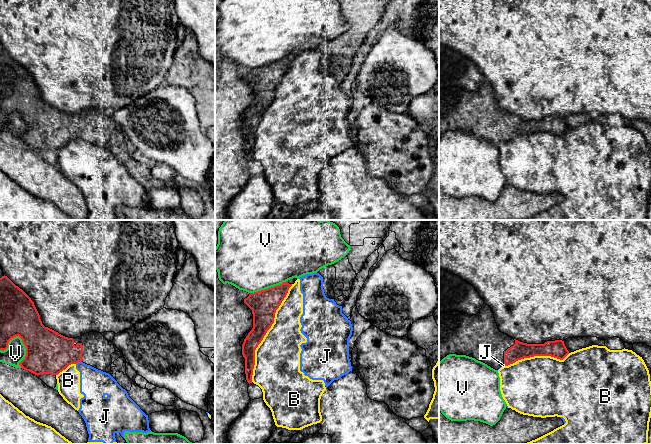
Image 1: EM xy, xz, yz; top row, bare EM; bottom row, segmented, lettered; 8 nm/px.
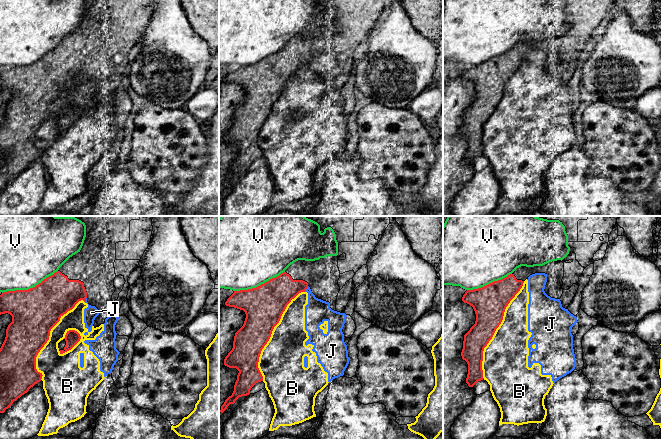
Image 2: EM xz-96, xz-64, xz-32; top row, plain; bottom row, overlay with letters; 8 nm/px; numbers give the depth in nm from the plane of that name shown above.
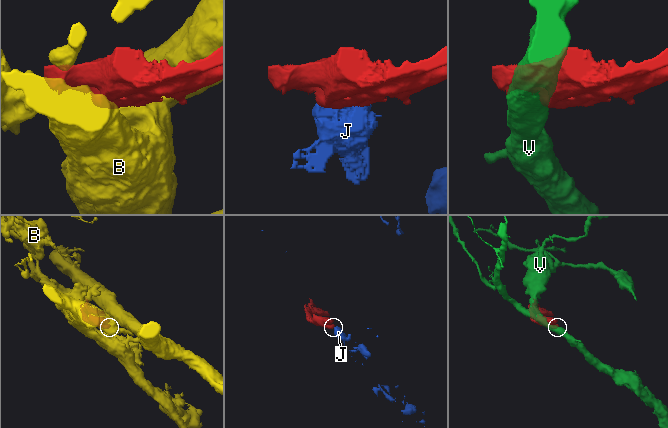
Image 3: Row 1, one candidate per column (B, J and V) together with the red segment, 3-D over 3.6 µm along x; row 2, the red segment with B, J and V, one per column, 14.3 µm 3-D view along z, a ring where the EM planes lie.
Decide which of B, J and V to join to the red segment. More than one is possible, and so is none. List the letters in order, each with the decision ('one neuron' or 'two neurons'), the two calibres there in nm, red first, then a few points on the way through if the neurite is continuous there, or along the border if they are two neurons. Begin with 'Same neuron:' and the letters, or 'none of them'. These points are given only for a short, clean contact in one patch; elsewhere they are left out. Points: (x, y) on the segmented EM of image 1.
Same neuron: none of them
B: two neurons; calibres 220 and 360 nm
J: two neurons; calibres 340 and 240 nm
V: two neurons; calibres 360 and 160 nm

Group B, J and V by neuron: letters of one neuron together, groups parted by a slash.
B J / V

